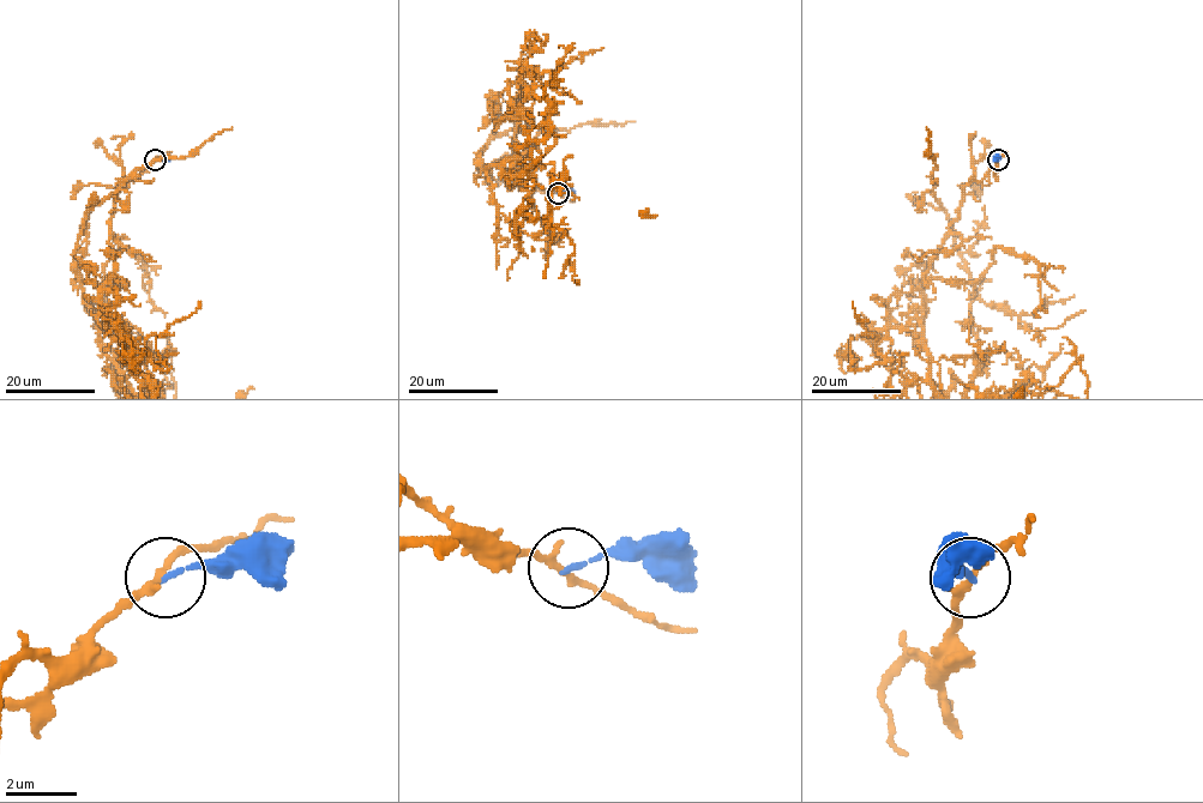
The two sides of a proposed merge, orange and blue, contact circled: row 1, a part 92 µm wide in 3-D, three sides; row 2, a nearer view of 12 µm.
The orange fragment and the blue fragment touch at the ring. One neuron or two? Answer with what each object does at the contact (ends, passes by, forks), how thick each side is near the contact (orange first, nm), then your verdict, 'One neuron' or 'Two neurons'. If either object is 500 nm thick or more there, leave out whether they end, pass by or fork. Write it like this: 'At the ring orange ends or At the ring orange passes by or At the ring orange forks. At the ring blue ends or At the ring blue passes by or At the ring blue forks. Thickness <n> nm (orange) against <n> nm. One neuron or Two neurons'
At the ring orange passes by. At the ring blue ends. Thickness 180 nm (orange) against 140 nm. Two neurons

